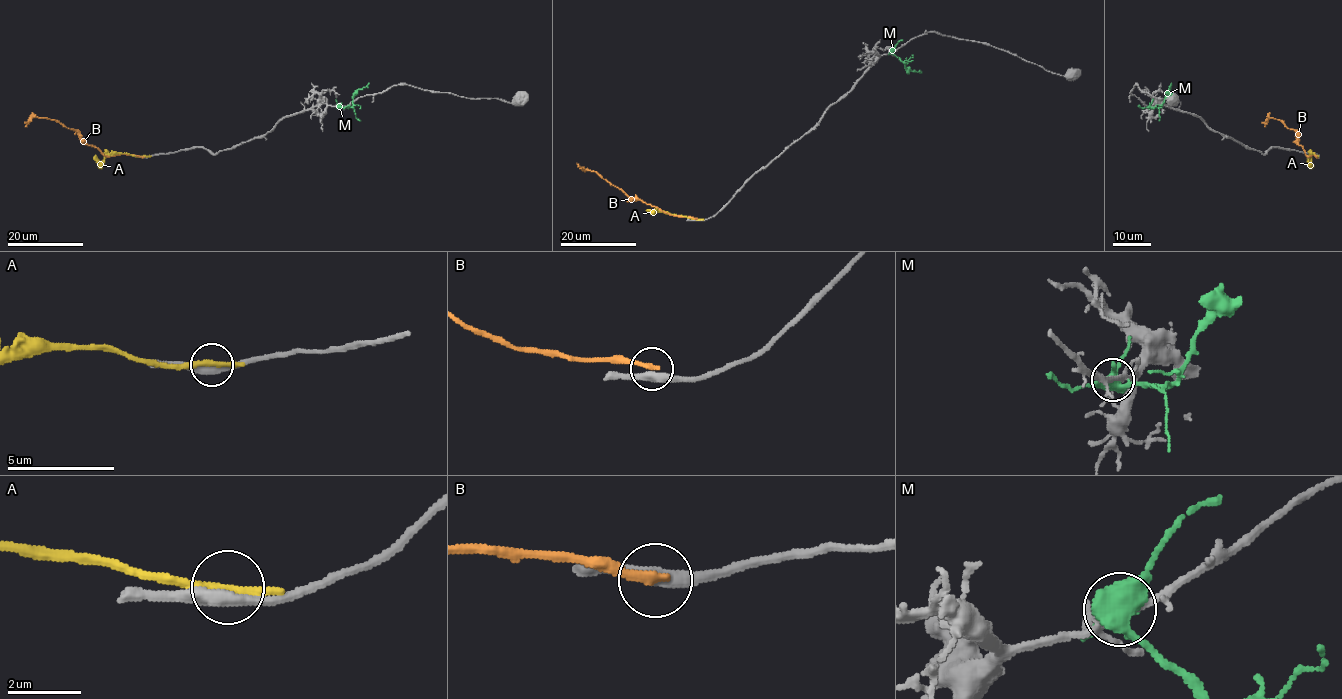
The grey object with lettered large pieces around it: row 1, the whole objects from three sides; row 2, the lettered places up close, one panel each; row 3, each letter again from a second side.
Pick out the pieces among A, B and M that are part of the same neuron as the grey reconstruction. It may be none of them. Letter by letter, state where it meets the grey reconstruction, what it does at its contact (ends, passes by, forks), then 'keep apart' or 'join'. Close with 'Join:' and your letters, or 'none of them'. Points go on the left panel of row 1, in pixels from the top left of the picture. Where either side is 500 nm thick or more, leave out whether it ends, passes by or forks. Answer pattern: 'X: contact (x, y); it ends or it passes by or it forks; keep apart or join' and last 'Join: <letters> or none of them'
A: contact (145, 156); it passes by; keep apart
B: contact (143, 157); it ends; keep apart
M: contact (339, 106); it forks; keep apart
Join: none of them

